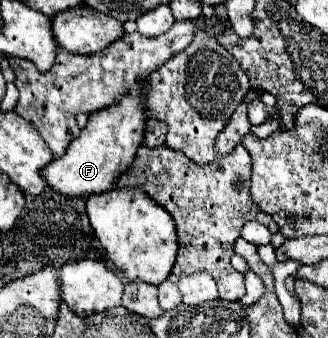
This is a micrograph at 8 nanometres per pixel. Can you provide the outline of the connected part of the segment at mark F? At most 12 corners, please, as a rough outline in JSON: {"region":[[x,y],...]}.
{"region":[[141,90],[89,114],[47,188],[89,196],[115,186],[143,140]]}

